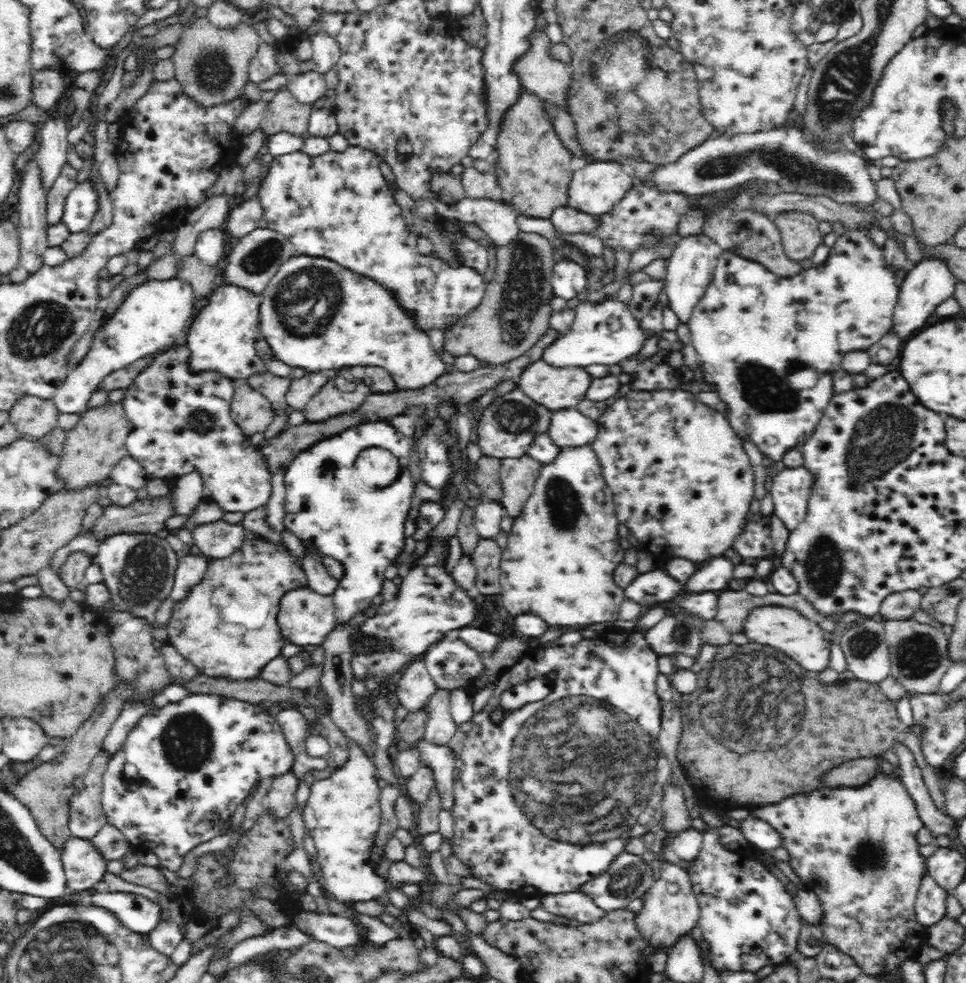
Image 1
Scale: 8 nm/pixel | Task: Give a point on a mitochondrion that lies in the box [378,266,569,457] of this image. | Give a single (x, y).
(513, 417)

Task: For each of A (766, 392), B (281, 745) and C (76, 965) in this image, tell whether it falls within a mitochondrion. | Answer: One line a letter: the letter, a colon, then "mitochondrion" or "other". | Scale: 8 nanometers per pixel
A: mitochondrion
B: other
C: mitochondrion

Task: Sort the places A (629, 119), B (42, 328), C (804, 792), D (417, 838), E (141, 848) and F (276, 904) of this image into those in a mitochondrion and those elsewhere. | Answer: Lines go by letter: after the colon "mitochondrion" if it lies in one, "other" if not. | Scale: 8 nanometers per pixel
A: mitochondrion
B: mitochondrion
C: other
D: other
E: other
F: other

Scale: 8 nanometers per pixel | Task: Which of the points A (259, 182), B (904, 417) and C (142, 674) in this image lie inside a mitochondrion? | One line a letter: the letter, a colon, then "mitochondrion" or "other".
A: other
B: mitochondrion
C: mitochondrion

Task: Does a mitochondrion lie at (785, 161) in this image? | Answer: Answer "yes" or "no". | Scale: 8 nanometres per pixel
yes

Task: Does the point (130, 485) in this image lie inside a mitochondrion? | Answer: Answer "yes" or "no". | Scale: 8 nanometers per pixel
no

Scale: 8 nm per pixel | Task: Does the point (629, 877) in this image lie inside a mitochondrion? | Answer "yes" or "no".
yes

